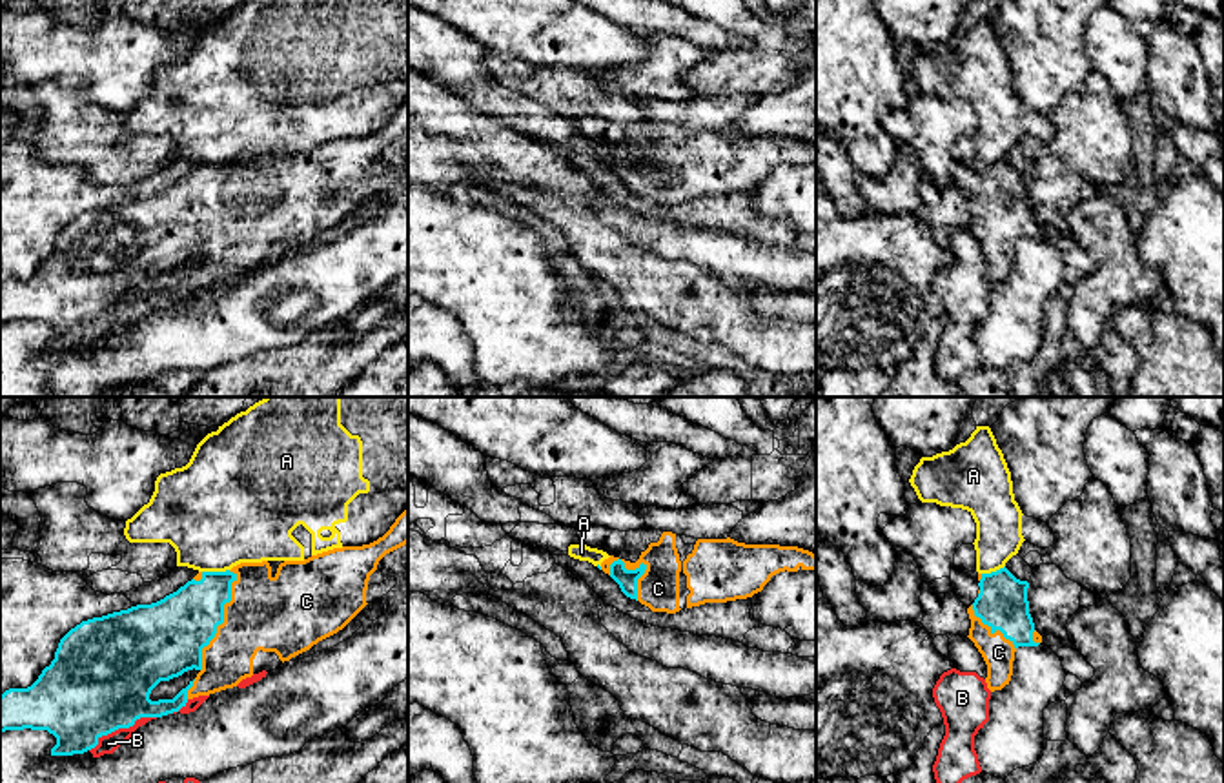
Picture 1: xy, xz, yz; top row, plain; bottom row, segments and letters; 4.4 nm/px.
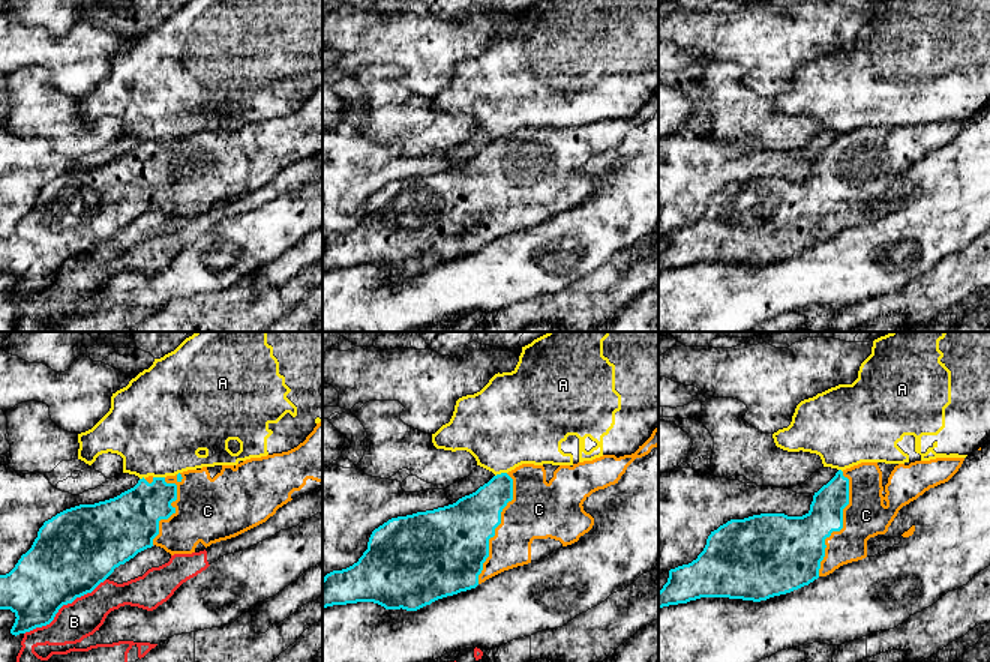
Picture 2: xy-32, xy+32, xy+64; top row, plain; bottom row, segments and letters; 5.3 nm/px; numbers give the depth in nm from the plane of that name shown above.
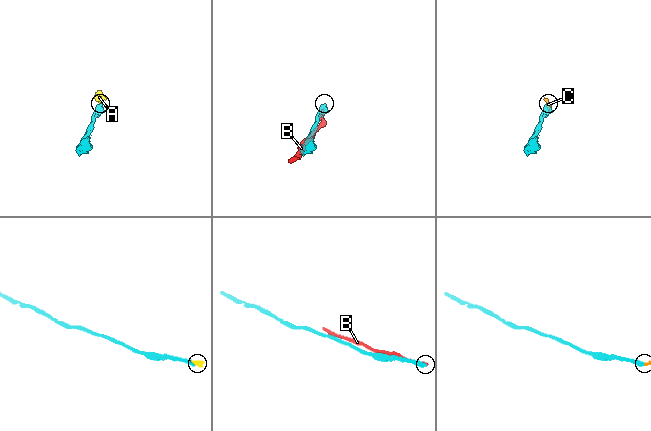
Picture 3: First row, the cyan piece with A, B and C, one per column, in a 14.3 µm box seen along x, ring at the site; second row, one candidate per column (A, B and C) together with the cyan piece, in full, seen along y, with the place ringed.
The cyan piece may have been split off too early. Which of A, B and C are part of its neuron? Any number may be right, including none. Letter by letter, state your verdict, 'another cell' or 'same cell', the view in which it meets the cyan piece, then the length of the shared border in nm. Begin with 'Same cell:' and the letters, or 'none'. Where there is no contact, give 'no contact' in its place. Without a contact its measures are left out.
Same cell: C
A: another cell | xy | 120 nm
B: another cell | xy | 340 nm
C: same cell | xy | 460 nm

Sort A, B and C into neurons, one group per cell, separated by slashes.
A / B / C

